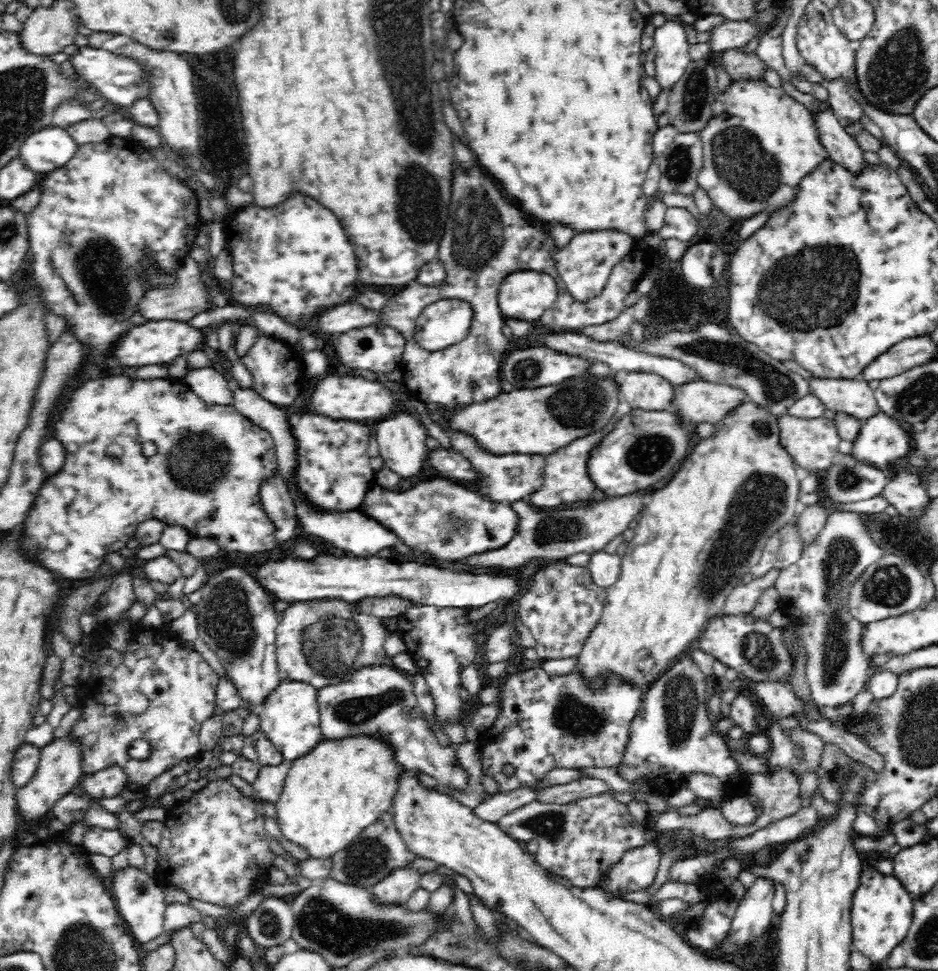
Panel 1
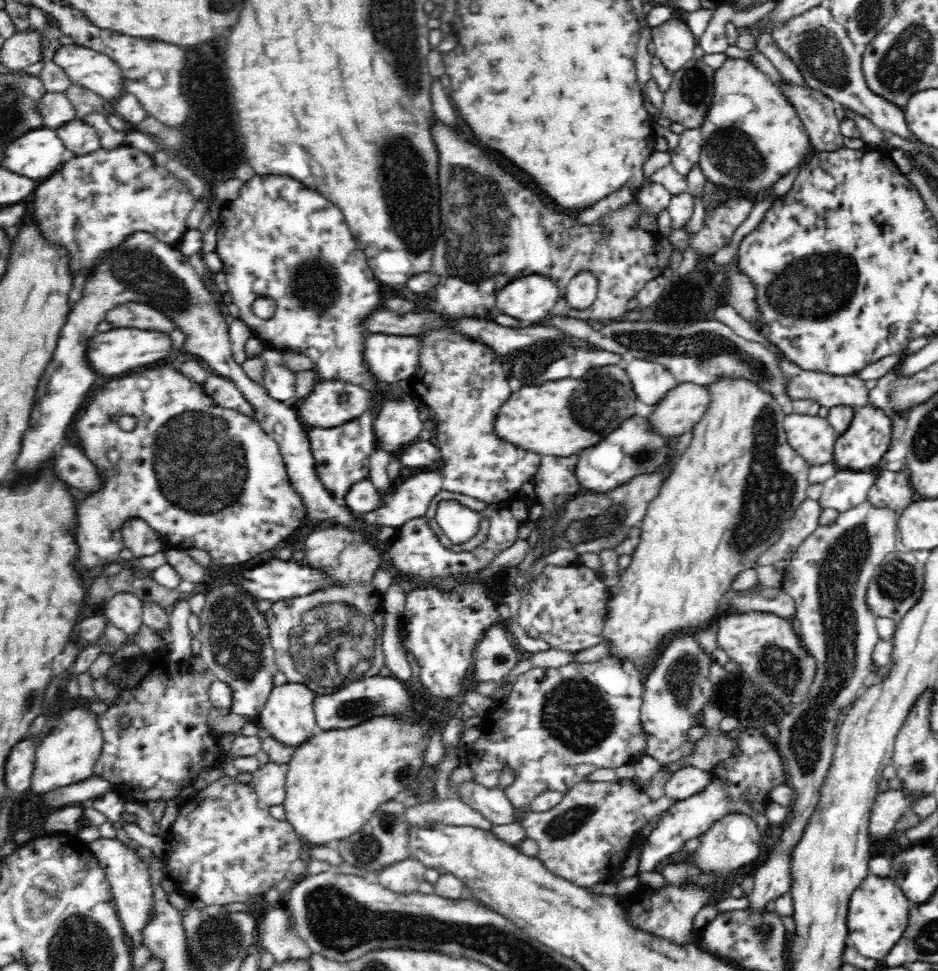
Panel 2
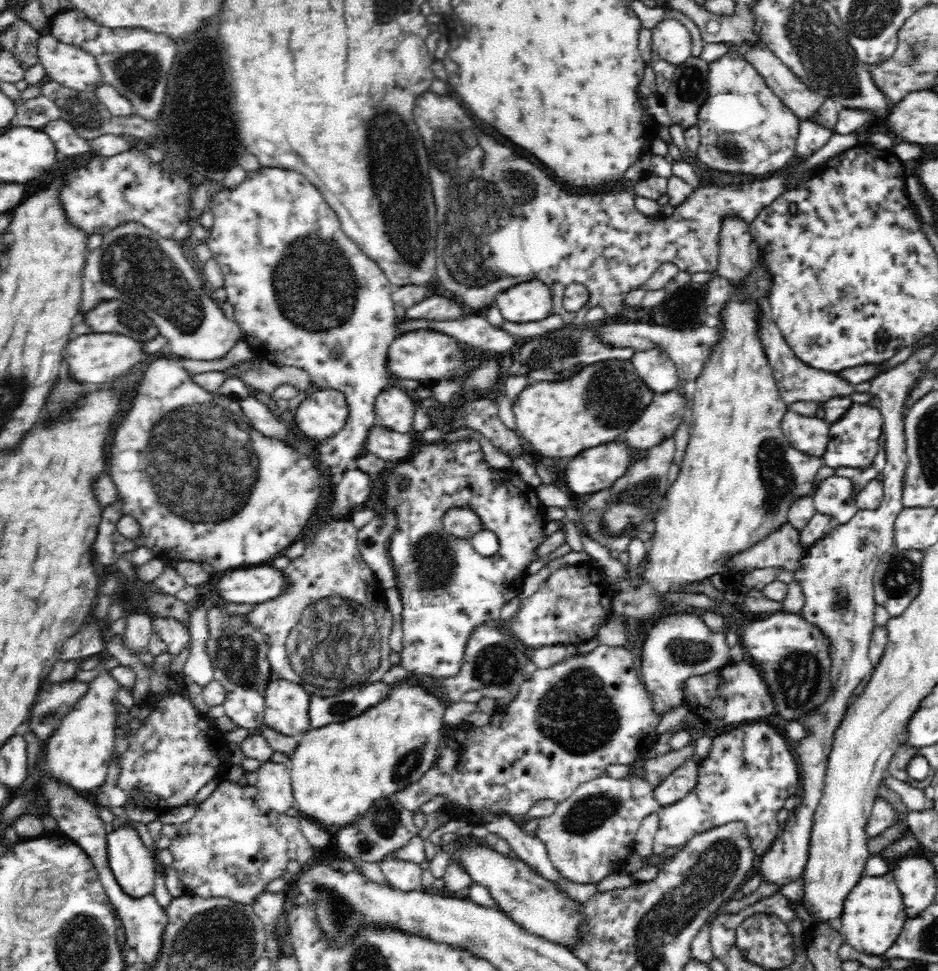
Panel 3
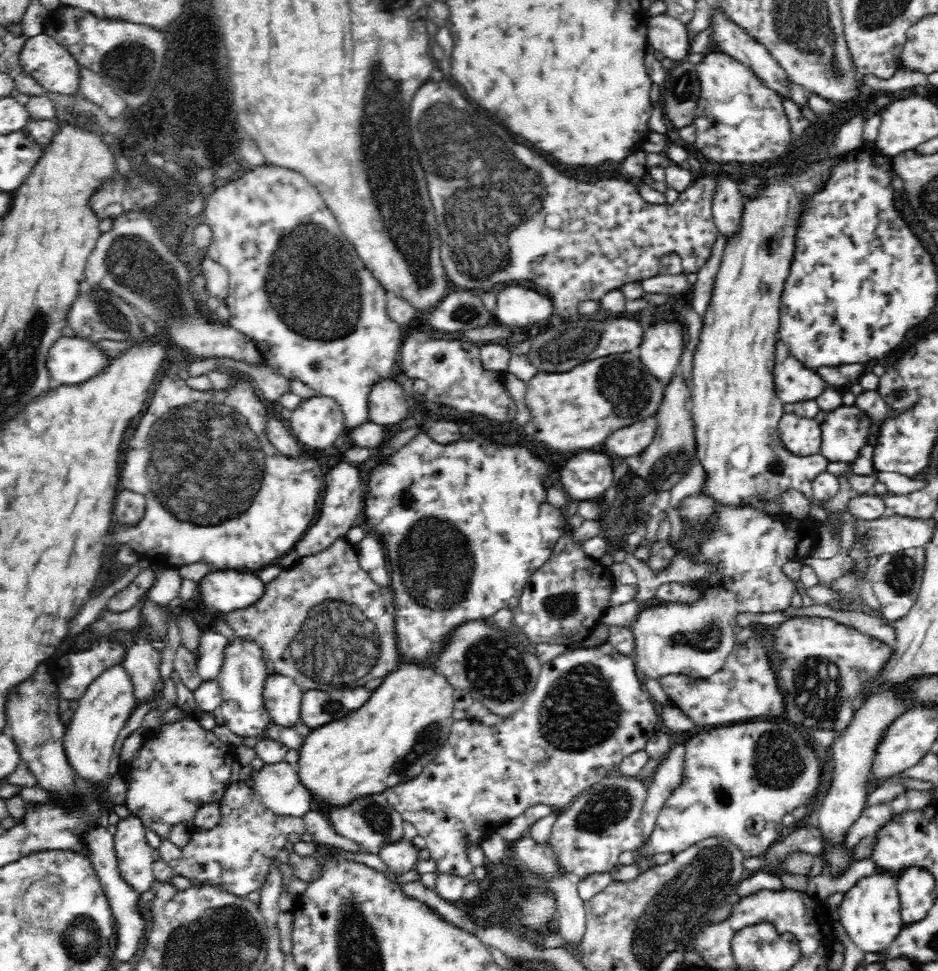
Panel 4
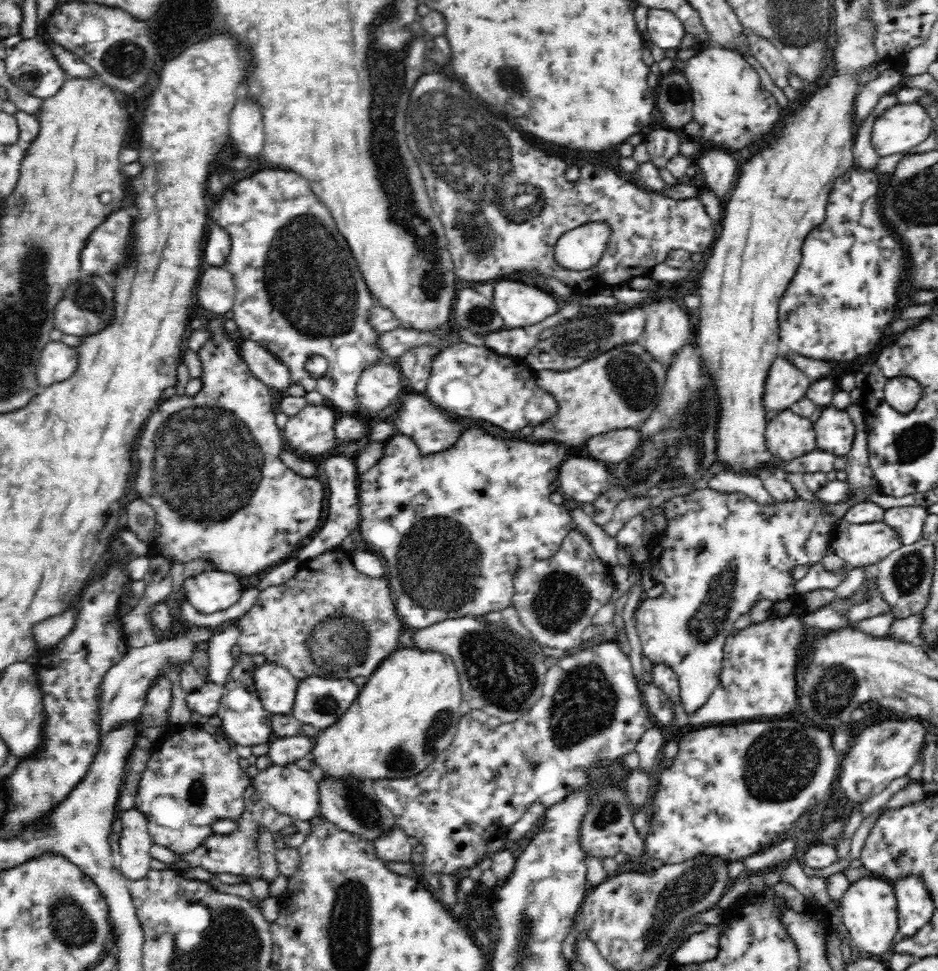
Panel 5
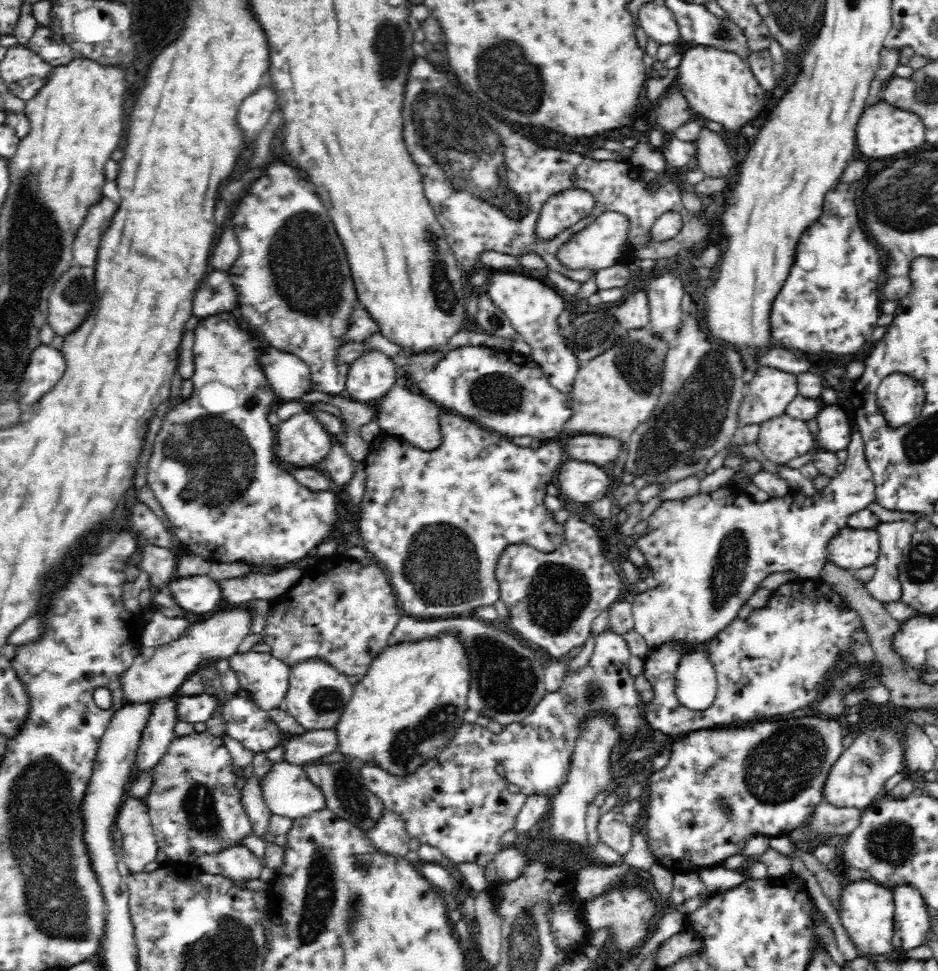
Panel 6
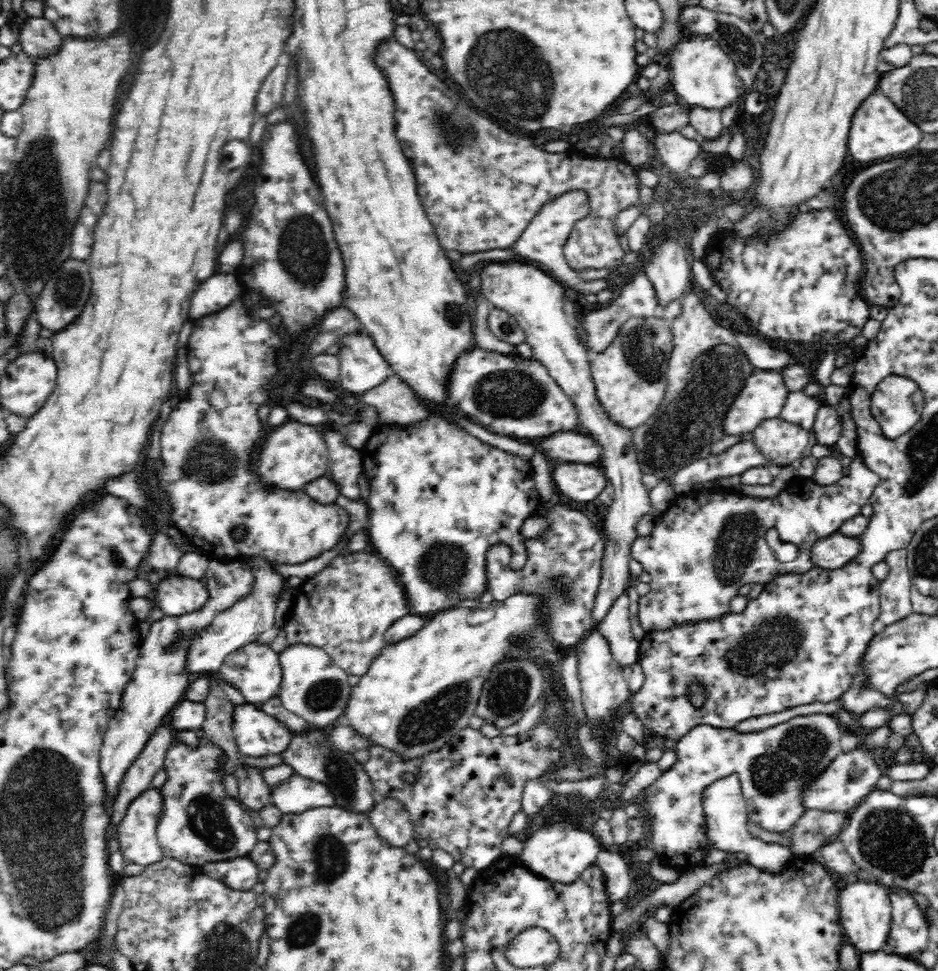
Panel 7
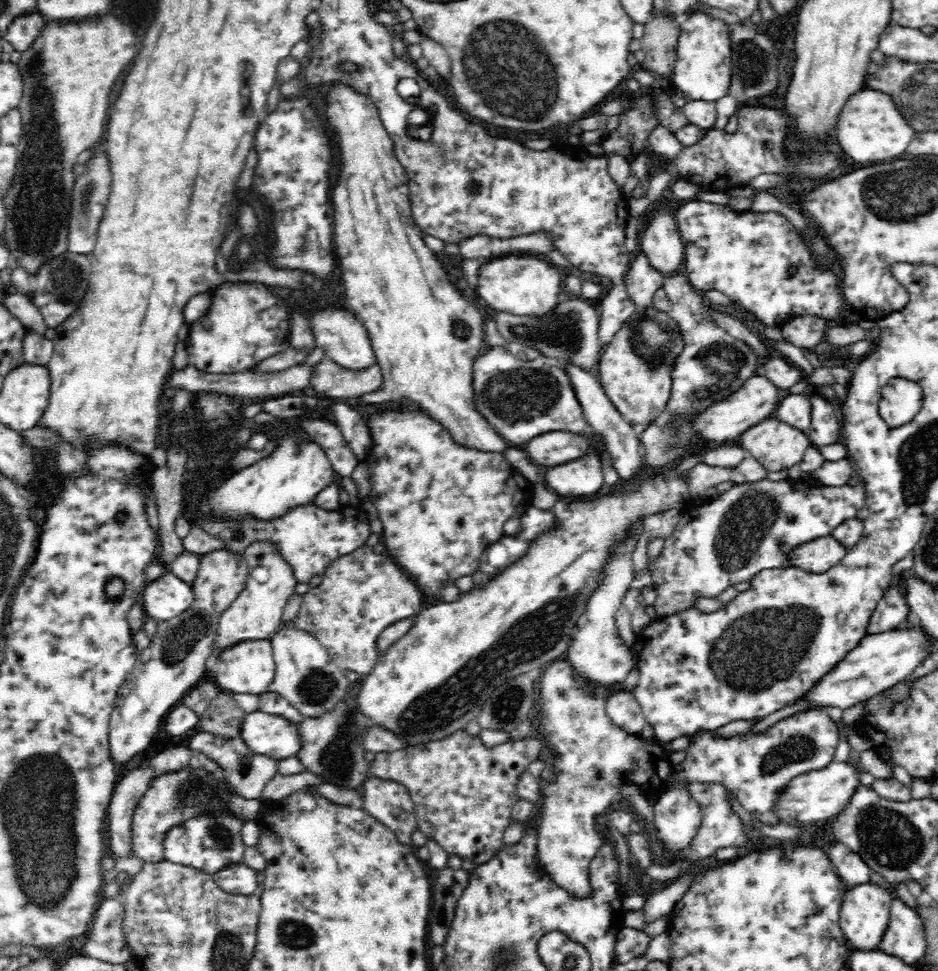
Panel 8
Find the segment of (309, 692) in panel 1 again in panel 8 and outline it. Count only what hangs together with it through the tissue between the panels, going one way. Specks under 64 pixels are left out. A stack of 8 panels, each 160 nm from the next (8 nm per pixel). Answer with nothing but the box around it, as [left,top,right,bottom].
[206,638,276,697]

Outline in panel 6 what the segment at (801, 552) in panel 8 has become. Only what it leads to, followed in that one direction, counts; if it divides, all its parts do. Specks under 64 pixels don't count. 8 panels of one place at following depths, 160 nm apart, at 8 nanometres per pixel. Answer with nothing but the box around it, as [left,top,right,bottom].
[828,528,880,571]

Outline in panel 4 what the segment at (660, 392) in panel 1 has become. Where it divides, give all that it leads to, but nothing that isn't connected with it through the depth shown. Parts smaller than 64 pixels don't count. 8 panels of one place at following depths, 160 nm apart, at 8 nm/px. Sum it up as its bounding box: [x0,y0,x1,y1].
[636,320,687,388]

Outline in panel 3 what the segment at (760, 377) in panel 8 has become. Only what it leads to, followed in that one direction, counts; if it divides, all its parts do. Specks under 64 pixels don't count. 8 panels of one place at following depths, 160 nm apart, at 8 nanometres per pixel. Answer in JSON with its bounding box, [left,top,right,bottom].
[755,295,856,404]

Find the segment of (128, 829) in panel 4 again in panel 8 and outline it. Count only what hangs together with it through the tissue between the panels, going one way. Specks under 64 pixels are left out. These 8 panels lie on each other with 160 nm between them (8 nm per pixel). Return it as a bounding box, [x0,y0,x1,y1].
[131,765,264,863]

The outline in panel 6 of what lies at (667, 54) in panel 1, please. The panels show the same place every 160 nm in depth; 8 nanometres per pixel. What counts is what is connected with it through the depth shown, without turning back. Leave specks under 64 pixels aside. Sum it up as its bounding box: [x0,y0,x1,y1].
[637,2,680,45]

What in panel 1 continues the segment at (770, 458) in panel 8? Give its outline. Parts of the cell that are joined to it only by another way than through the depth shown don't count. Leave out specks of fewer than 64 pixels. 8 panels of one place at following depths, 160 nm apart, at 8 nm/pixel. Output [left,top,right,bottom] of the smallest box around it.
[778,414,840,471]

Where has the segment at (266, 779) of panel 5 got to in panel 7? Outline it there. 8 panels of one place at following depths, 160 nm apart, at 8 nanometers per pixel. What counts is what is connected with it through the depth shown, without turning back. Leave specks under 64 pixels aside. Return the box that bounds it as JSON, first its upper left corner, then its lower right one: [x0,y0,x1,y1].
[271,772,335,815]

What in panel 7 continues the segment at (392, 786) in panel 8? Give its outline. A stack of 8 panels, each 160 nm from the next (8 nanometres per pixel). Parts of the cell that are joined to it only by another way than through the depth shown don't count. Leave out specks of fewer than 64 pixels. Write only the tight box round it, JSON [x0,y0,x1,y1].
[369,800,415,848]

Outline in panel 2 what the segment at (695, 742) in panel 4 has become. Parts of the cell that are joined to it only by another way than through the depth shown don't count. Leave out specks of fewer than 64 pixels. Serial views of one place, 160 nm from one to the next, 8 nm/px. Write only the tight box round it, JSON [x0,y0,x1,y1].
[636,728,785,874]

